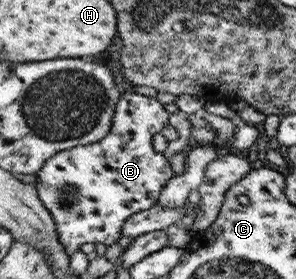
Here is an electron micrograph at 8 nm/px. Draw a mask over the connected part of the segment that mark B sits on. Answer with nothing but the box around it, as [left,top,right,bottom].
[36,92,175,256]

